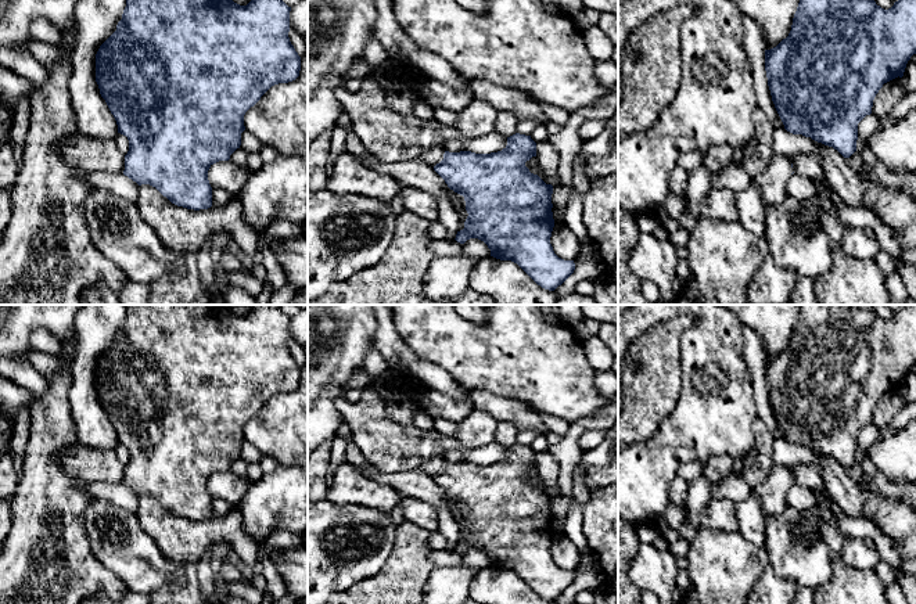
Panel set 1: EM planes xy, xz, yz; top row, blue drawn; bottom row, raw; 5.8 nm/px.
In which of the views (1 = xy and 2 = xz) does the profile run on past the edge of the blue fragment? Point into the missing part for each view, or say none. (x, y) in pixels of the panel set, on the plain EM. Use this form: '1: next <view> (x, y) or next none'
1: next none
2: next xz (434, 466)

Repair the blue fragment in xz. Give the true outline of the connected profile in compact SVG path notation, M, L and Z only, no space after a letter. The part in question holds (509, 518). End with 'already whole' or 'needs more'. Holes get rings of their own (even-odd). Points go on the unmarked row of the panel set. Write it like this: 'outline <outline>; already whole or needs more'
outline M516 443L497 463L449 463L438 456L416 470L432 477L450 500L464 507L468 526L464 539L456 544L457 553L478 549L488 556L491 567L517 574L538 596L554 601L574 583L575 574L558 568L553 561L553 496L525 477L532 467L536 467L536 453L531 446Z; needs more

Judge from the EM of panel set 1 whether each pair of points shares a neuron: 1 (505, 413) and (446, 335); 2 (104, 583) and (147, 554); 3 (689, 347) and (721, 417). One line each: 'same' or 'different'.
1: different
2: different
3: same

